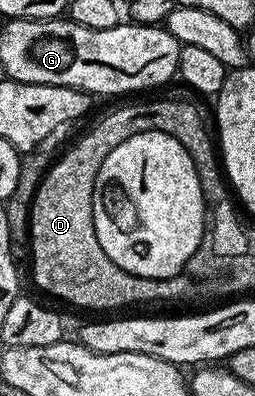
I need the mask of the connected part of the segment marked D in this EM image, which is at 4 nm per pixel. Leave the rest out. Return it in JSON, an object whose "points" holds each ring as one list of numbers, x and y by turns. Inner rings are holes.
{"points":[[120,105,116,107,116,115,112,114,110,119,100,115,95,123,86,136,53,162,38,185,28,222,32,279,54,298,96,311,92,313,116,313,119,307,152,303,155,299,179,301,190,291,188,282,138,277,114,265,106,257,106,249,98,245,98,233,94,233,94,185,102,161,122,141,152,131,152,119,128,119,124,106]]}

